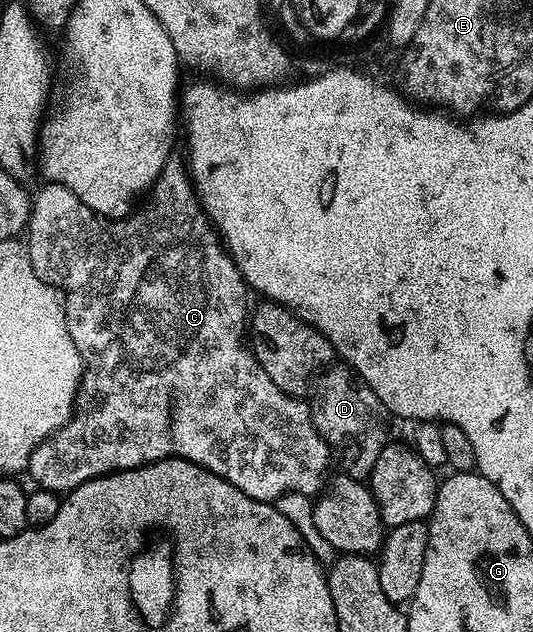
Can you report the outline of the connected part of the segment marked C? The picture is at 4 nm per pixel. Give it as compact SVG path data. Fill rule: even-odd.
M168 159L163 173L155 180L150 195L146 197L147 205L144 208L136 207L134 211L122 218L98 216L89 206L85 206L85 202L81 202L81 198L77 198L77 194L73 194L73 190L69 190L63 184L47 182L42 185L44 188L39 193L37 191L34 193L31 202L31 219L28 220L25 229L25 243L31 265L41 279L65 290L67 329L80 352L89 357L90 375L92 372L100 380L99 388L103 391L103 397L100 398L96 408L87 408L84 412L76 411L64 428L58 428L54 436L37 445L35 453L27 461L26 471L31 472L36 485L45 486L49 492L66 494L72 488L81 486L98 476L108 476L110 472L124 472L130 468L139 468L142 464L154 464L157 460L178 458L188 460L190 464L199 464L202 468L208 468L225 482L237 486L241 494L254 500L275 502L284 492L304 492L306 496L314 497L324 487L323 479L327 476L327 467L331 464L333 449L312 424L310 407L300 397L290 396L280 390L273 382L273 378L265 374L254 351L245 343L245 325L249 320L249 307L247 308L249 289L243 280L243 275L232 260L229 258L219 260L221 248L219 234L207 219L203 205L195 195L195 185L191 183L184 161L175 159ZM75 236L123 236L124 242L131 244L132 250L143 260L103 260L100 264L75 264ZM123 352L127 352L127 356L175 356L175 364L171 364L171 368L155 368L155 372L147 372L147 376L143 376L143 372L131 372L127 364L119 364L119 356L123 356Z

